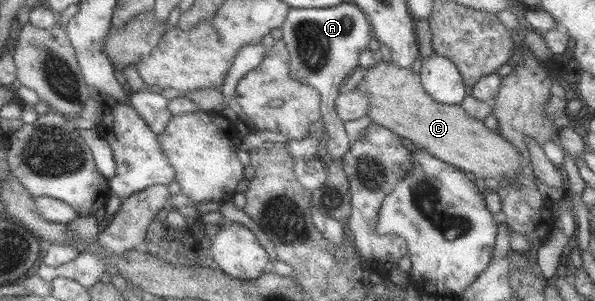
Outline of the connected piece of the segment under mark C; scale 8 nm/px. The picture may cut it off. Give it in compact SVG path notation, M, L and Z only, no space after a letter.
M380 61L366 69L355 88L367 94L369 110L366 115L372 123L390 129L472 178L511 179L521 169L521 154L505 138L488 129L482 120L468 116L459 104L438 104L432 100L423 89L419 74L412 69Z

